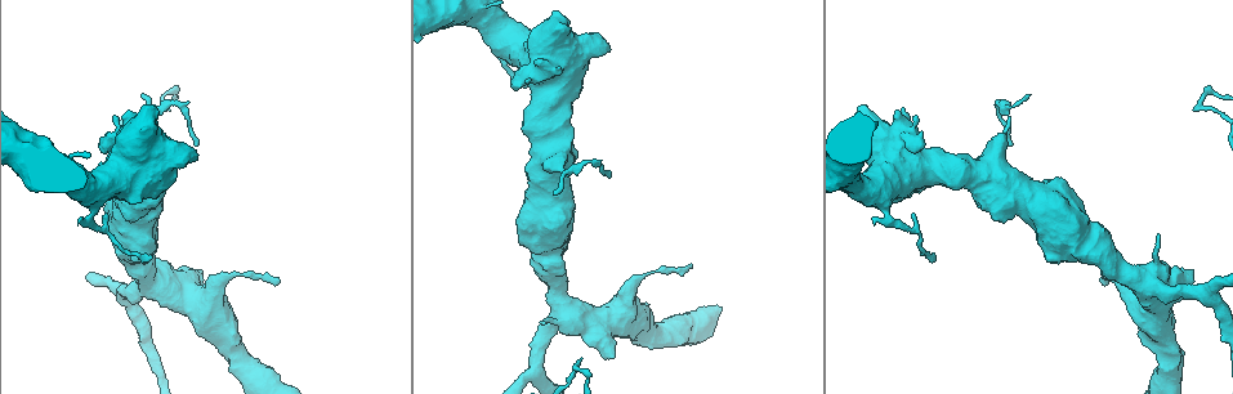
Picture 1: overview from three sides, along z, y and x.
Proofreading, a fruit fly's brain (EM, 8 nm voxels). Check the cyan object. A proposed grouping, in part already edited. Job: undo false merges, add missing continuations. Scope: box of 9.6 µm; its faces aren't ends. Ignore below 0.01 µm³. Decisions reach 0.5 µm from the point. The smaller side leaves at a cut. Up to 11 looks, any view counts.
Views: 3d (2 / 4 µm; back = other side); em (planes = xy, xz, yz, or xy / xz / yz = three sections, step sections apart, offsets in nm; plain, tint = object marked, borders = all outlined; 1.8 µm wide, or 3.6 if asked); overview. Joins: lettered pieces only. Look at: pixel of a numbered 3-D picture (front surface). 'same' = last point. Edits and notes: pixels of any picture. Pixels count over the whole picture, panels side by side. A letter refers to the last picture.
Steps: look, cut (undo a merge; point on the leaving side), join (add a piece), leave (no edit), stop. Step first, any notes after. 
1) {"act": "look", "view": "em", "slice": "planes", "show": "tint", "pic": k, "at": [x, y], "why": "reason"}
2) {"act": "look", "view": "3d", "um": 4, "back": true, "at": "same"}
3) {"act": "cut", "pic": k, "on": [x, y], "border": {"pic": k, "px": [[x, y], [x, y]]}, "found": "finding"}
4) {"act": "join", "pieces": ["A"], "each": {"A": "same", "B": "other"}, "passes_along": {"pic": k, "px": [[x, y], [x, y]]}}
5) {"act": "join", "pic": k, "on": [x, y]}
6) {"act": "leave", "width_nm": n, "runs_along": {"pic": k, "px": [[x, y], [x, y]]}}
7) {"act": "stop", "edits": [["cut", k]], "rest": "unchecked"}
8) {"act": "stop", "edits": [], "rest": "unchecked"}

{"act": "look", "view": "em", "slice": "xz", "step": 4, "show": "tint", "pic": 1, "at": [1202, 95]}

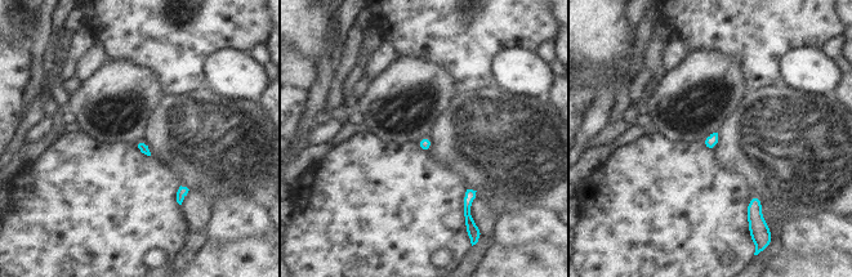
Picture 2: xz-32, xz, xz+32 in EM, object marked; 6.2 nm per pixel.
{"act": "look", "view": "em", "slice": "planes", "show": "tint", "at": "same", "why": "cut it another way"}

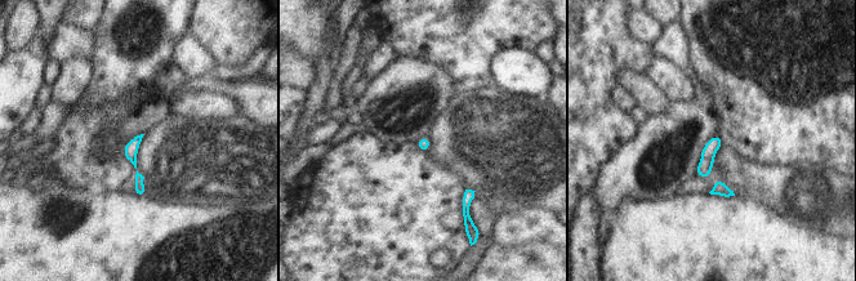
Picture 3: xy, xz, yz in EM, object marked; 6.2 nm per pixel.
{"act": "look", "view": "em", "slice": "planes", "show": "borders", "at": "same"}

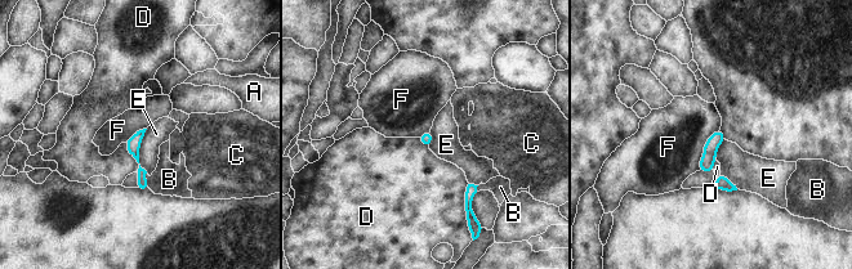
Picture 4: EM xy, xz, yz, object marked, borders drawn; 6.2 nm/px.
{"act": "leave", "each": {"A": "other", "B": "other", "C": "other", "D": "other", "E": "other", "F": "other"}, "border": {"pic": 4, "px": [[719, 128], [705, 142], [697, 170]]}, "found": "continuous, no second neuron"}

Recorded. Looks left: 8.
{"act": "look", "view": "em", "slice": "planes", "show": "tint", "pic": 1, "at": [1007, 114], "why": "thick turns thin"}

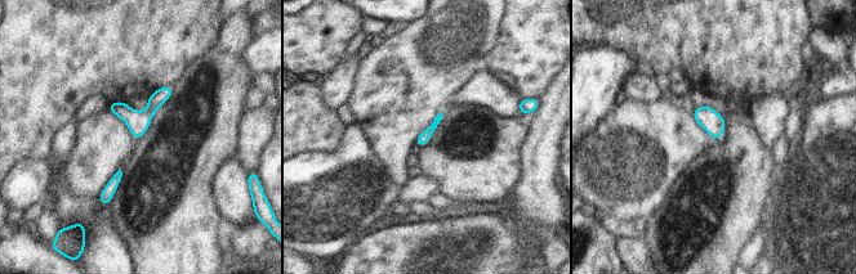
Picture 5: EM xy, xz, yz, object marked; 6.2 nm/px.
{"act": "look", "view": "em", "slice": "planes", "show": "borders", "at": "same"}

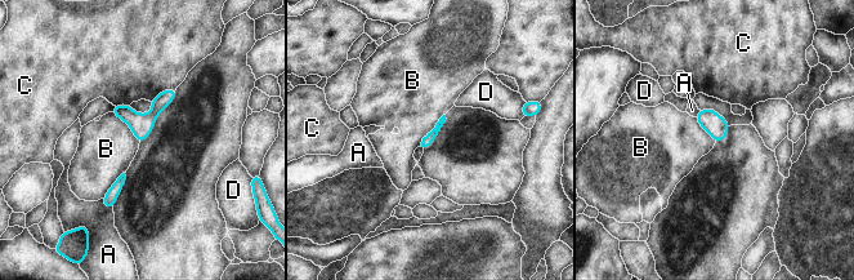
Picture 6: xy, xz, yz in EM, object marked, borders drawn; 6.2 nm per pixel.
{"act": "leave", "each": {"A": "other", "B": "other", "C": "other", "D": "other"}, "border": {"pic": 6, "px": [[111, 111], [128, 125], [139, 142]]}, "found": "one neuron here"}

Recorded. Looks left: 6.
{"act": "look", "view": "3d", "um": 4, "pic": 1, "at": [690, 265], "why": "tapers out"}

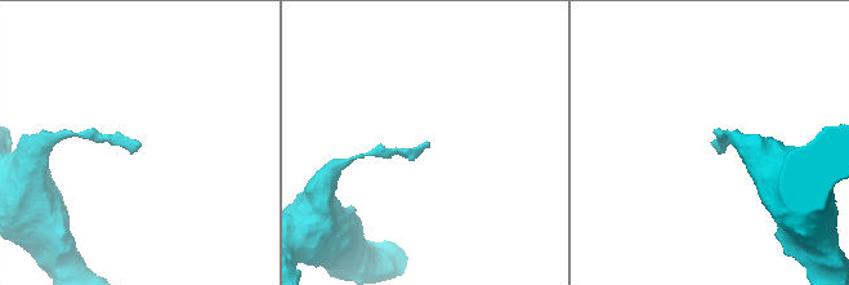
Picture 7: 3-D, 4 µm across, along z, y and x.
{"act": "look", "view": "em", "slice": "planes", "show": "borders", "pic": 7, "at": [426, 141], "why": "shape alone is not enough"}

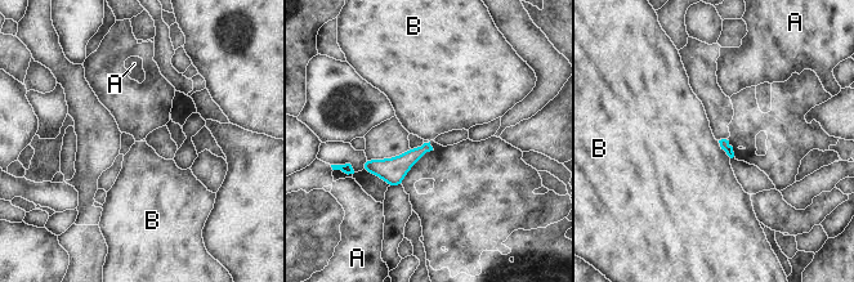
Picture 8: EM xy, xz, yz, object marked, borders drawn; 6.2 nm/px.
{"act": "leave", "each": {"A": "other", "B": "other"}, "border": {"pic": 8, "px": [[718, 140], [719, 146], [730, 157]]}, "found": "no lettered piece goes on from it"}

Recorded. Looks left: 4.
{"act": "look", "view": "em", "slice": "xz", "step": 16, "show": "tint", "pic": 1, "at": [543, 324], "why": "thin end"}

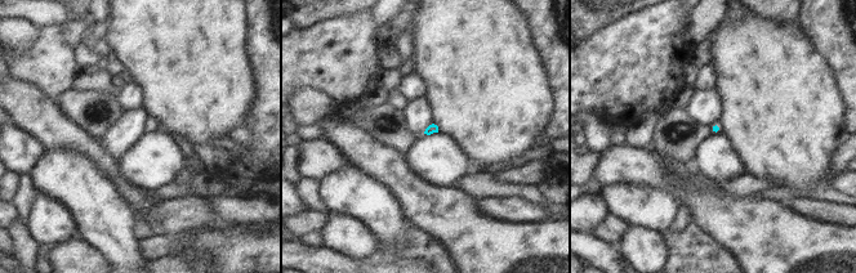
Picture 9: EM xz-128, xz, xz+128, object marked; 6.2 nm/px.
{"act": "look", "view": "em", "slice": "yz", "step": 8, "show": "borders", "at": "same", "why": "another direction"}

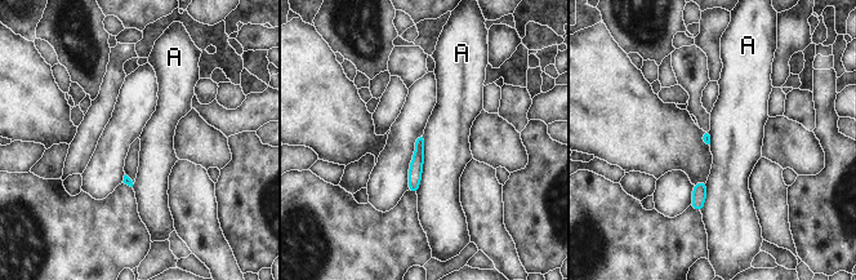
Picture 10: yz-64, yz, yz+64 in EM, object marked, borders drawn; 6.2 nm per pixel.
{"act": "leave", "each": {"A": "other"}, "runs_along": {"pic": 10, "px": [[420, 142], [415, 180], [411, 189]]}, "found": "none of them fits"}

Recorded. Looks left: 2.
{"act": "stop", "edits": [], "rest": "unchecked"}

